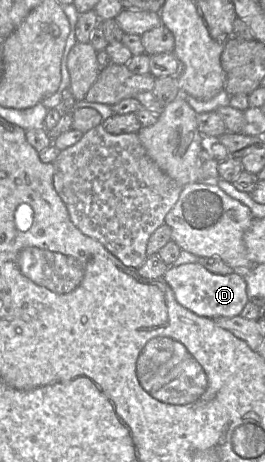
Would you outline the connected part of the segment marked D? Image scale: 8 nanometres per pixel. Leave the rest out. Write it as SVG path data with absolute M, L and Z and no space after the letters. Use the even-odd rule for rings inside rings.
M188 263L169 266L162 279L171 287L176 301L182 307L201 317L237 317L248 303L244 272L218 275L198 263Z

